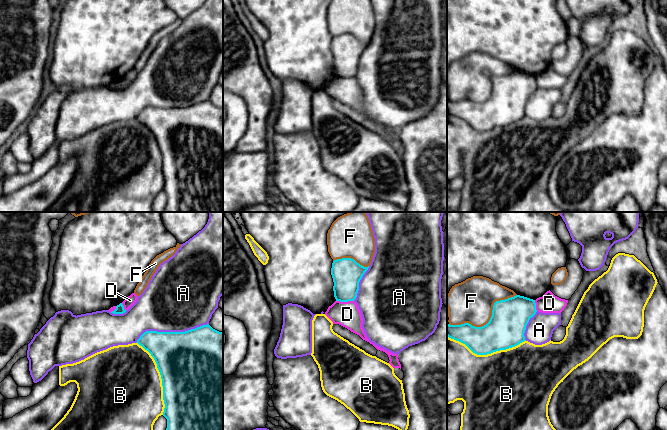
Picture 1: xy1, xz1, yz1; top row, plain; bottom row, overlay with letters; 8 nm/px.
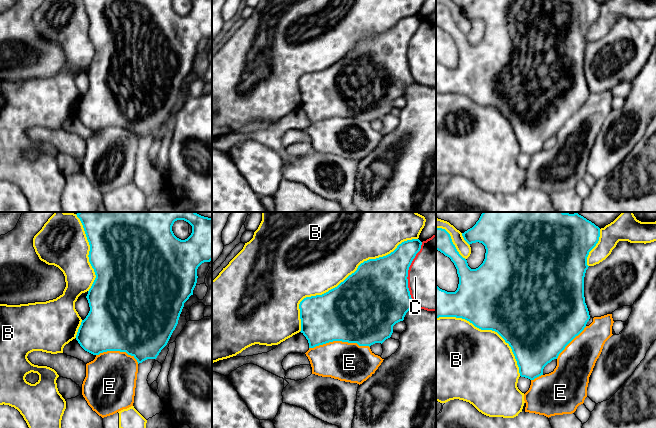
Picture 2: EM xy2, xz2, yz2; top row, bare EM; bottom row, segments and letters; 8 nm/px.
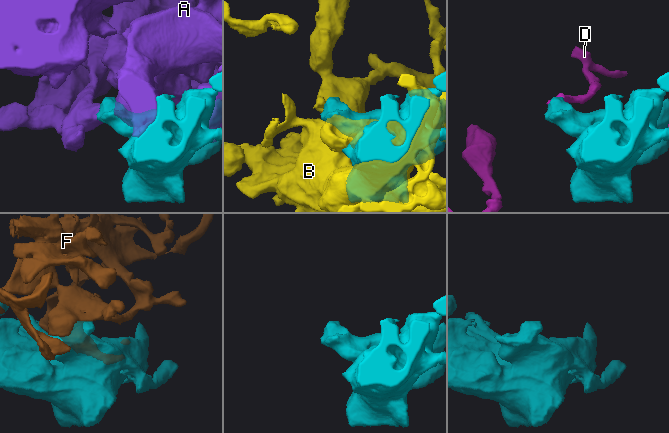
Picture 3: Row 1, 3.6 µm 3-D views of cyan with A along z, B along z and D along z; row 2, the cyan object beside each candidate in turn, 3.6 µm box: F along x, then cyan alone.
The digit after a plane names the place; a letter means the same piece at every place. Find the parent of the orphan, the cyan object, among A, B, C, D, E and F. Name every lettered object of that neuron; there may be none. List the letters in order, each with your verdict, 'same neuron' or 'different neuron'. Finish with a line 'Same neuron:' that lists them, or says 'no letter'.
A: different neuron
B: different neuron
C: different neuron
D: different neuron
E: same neuron
F: different neuron
Same neuron: E

